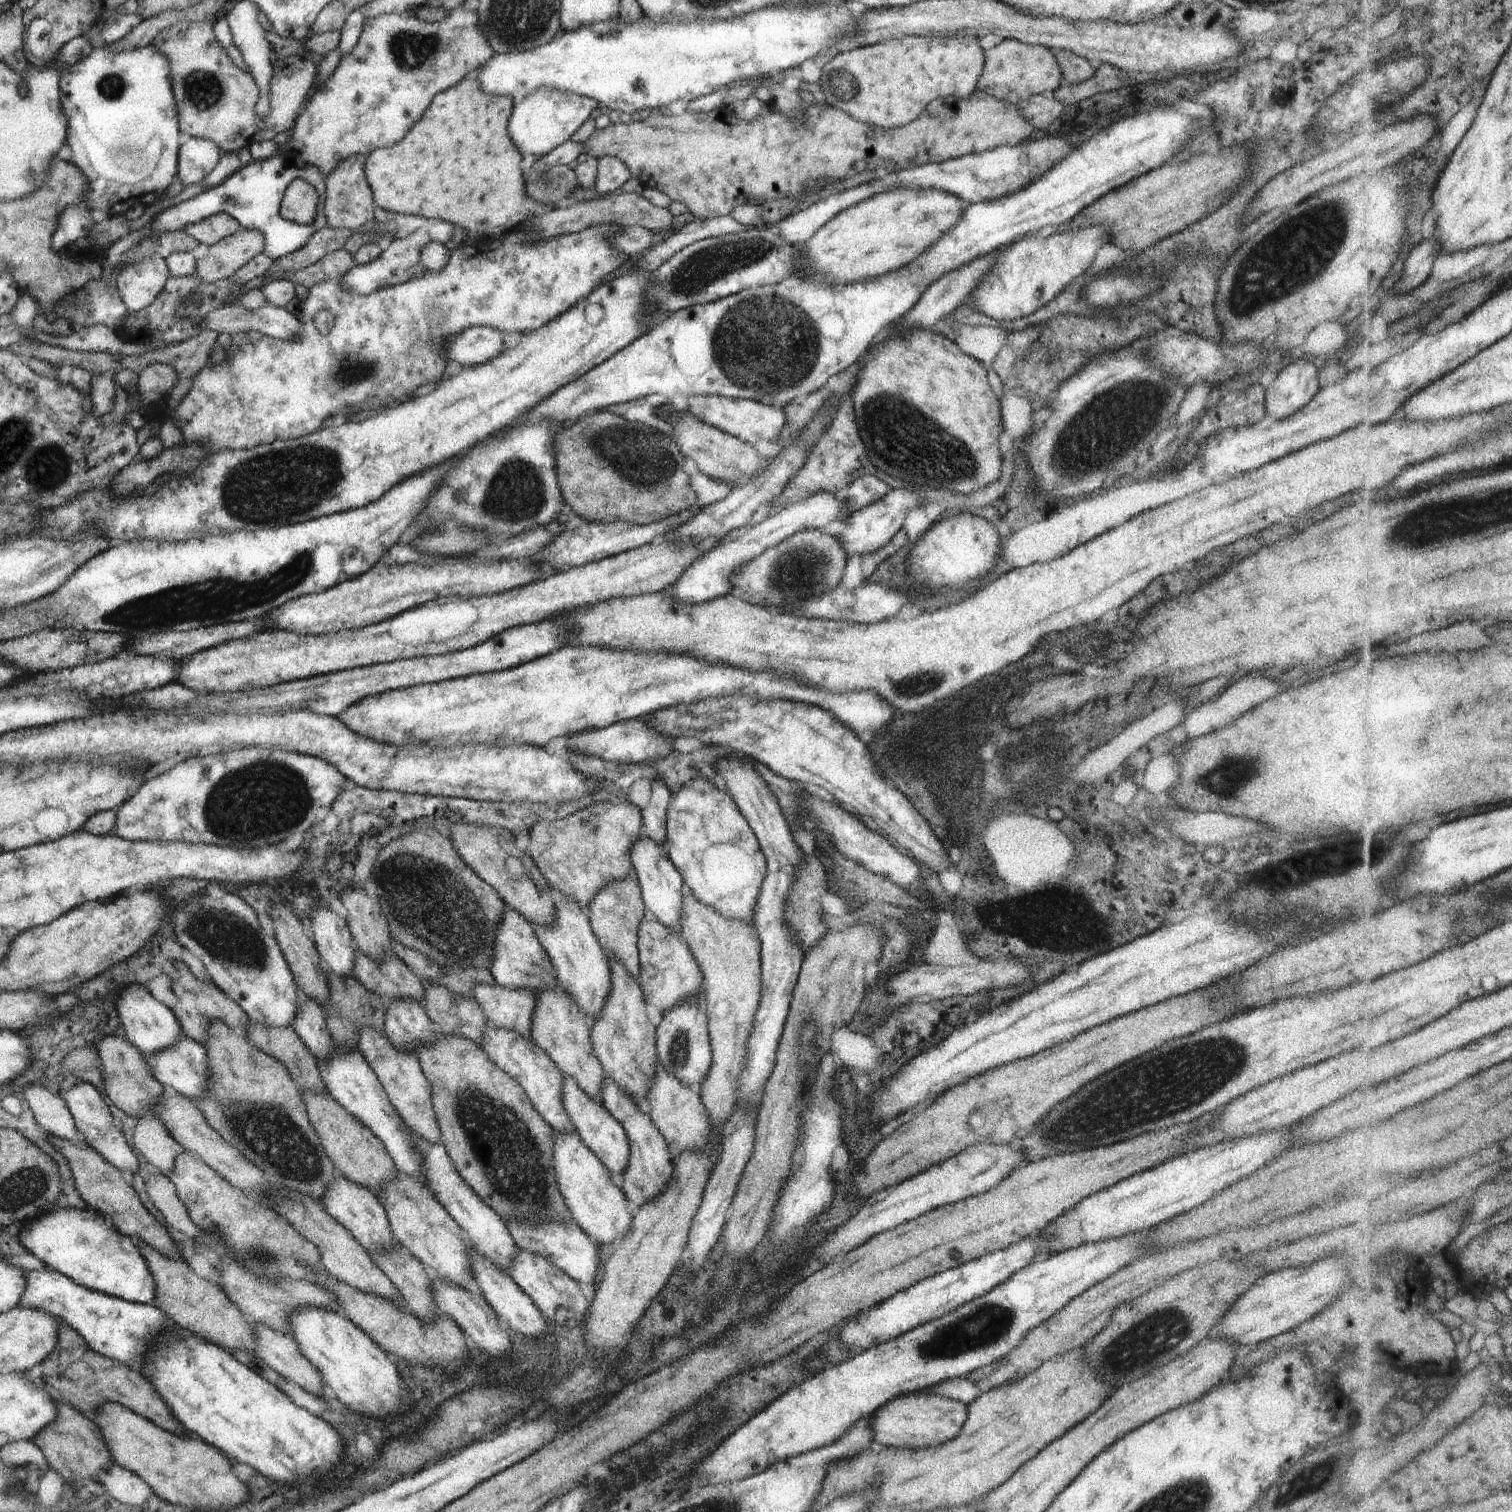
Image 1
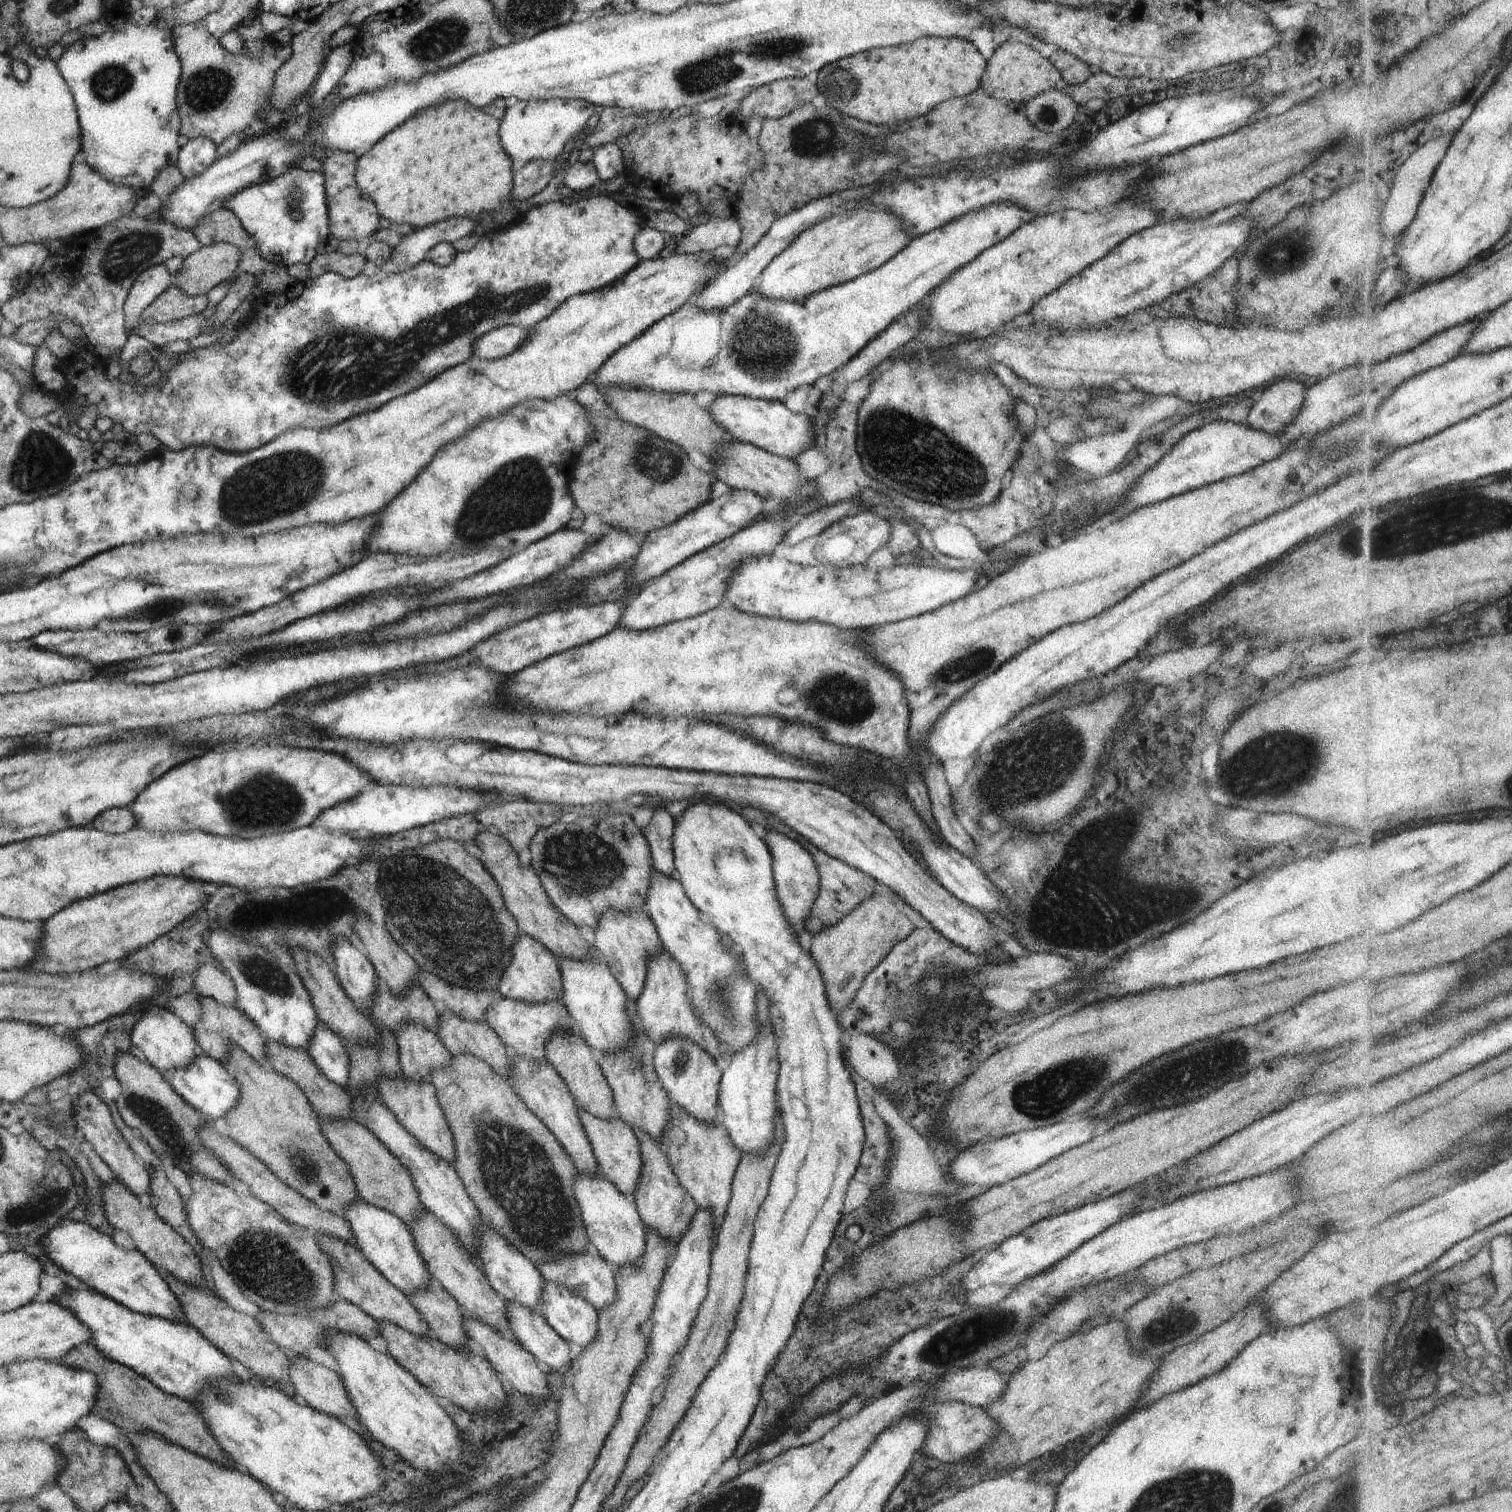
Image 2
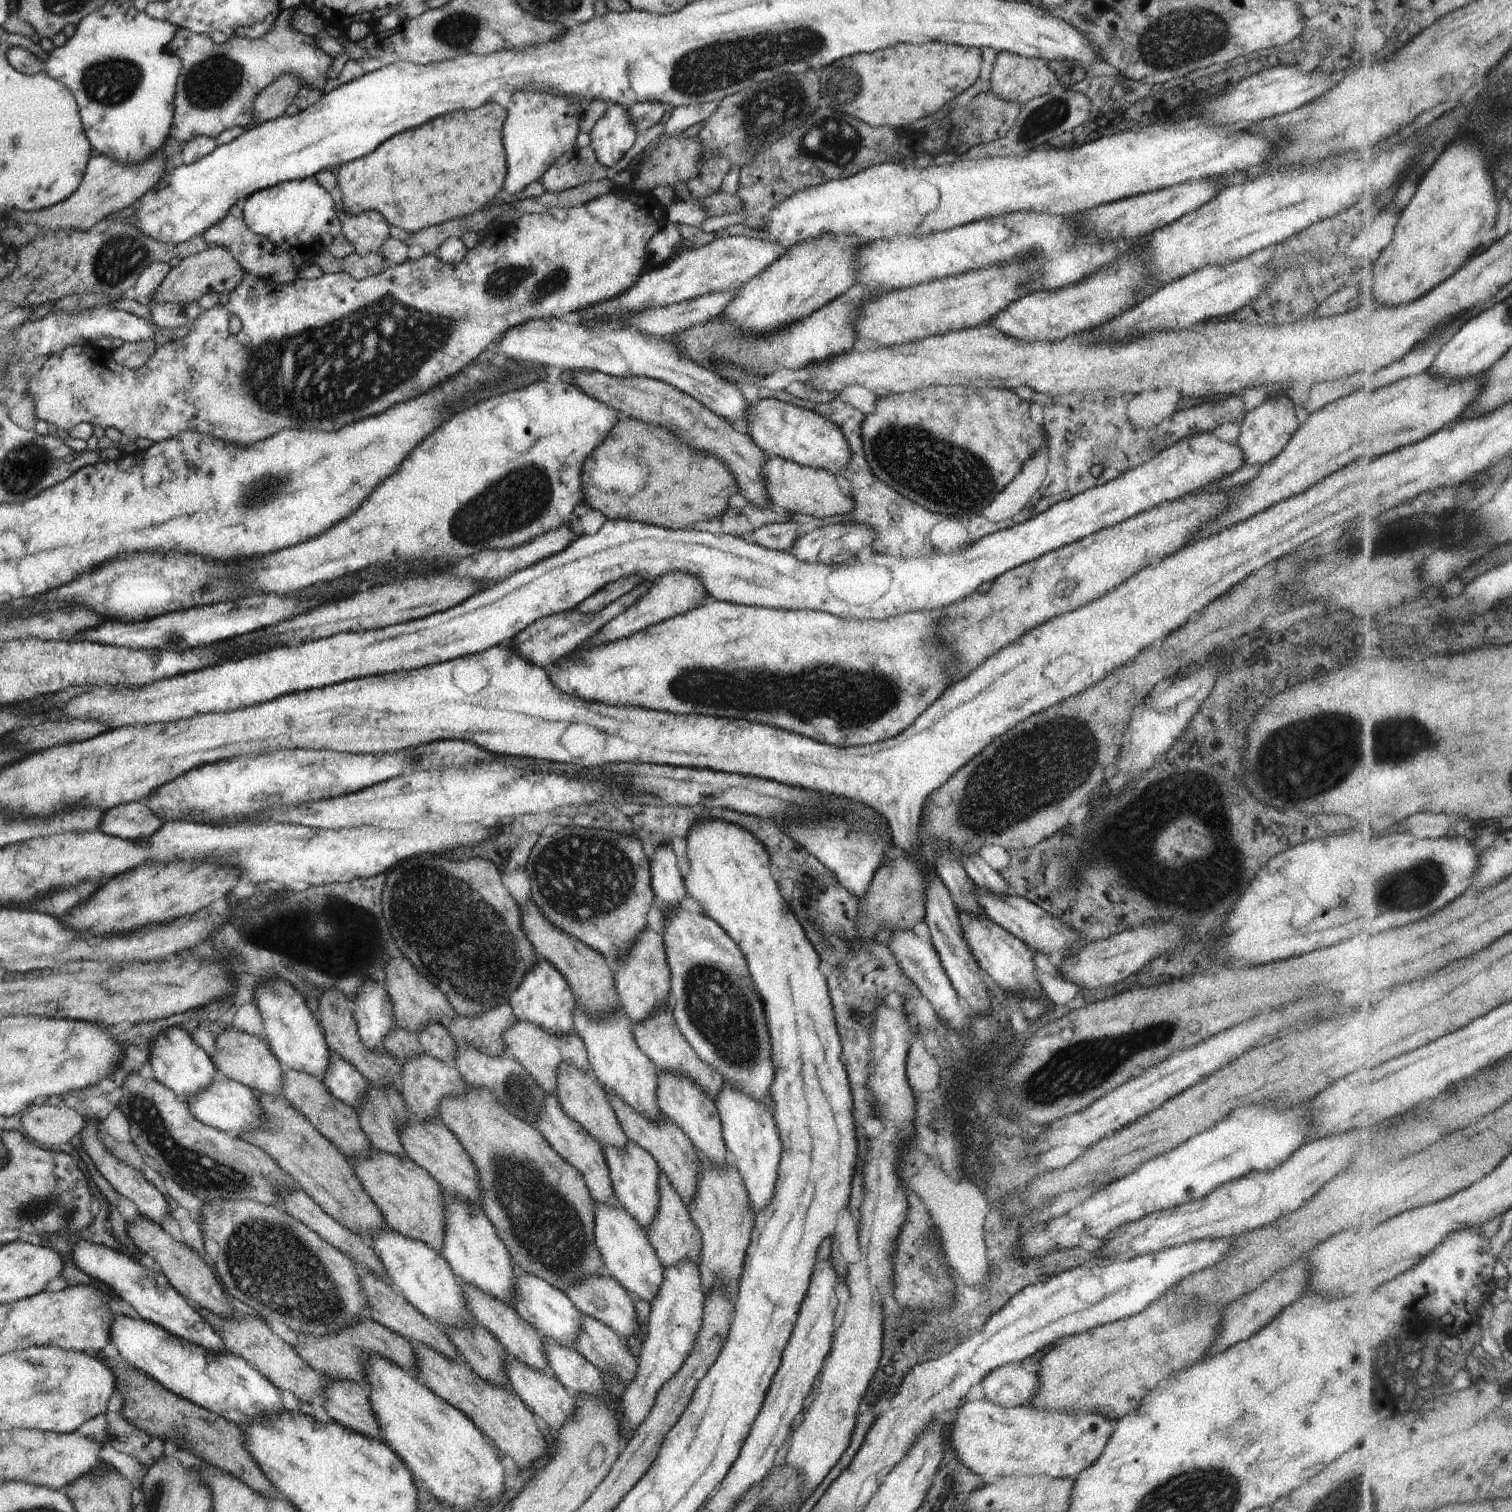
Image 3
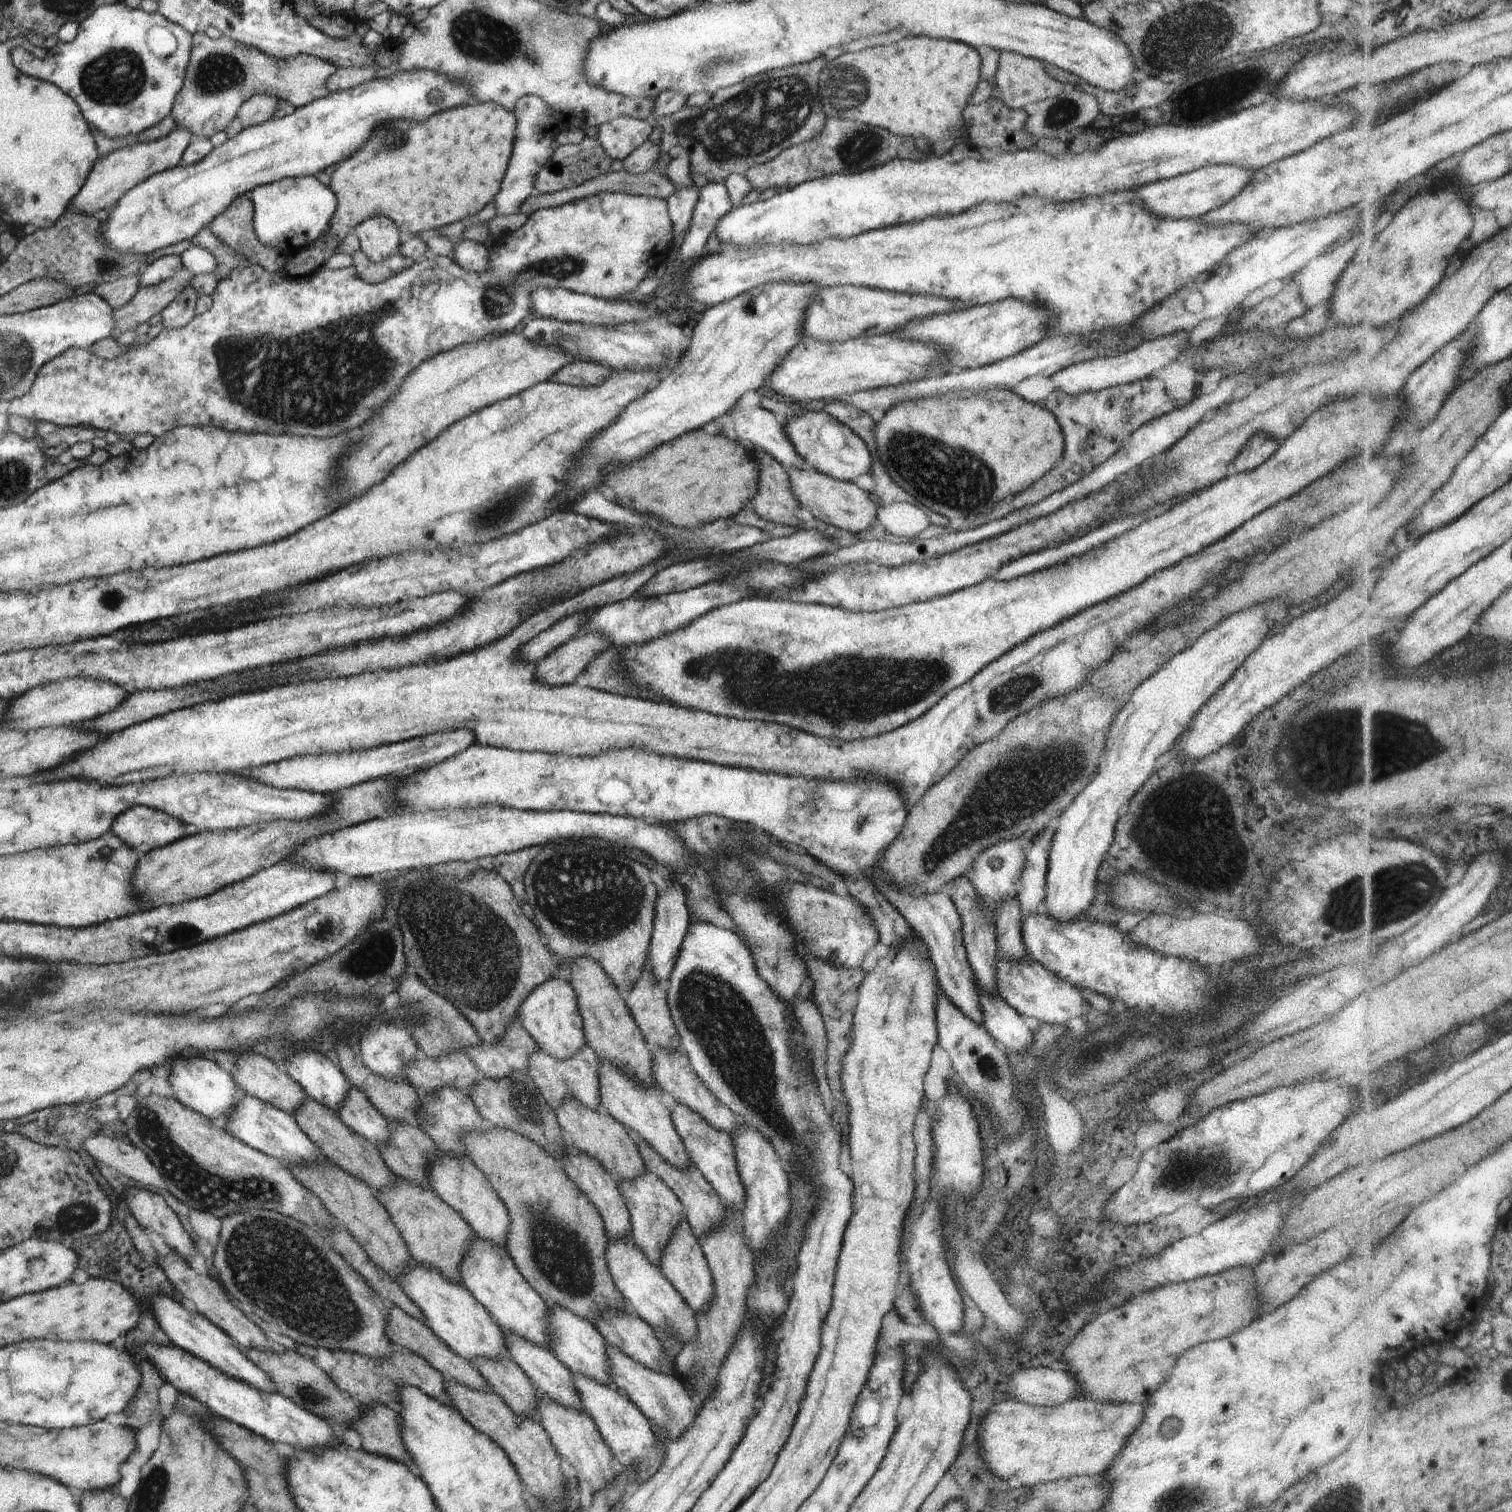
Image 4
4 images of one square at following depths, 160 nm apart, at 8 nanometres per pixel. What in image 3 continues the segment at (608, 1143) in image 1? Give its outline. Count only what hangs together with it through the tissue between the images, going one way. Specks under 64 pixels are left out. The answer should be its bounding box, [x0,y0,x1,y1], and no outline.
[603,1140,660,1234]

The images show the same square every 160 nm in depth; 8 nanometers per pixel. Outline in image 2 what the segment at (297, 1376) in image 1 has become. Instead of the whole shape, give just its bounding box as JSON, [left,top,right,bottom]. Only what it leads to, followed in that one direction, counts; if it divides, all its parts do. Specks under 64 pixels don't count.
[288,1355,358,1421]

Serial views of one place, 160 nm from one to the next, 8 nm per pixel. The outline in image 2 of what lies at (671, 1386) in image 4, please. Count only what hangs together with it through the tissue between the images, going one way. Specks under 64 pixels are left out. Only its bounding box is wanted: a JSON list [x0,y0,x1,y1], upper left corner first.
[540,1281,598,1350]

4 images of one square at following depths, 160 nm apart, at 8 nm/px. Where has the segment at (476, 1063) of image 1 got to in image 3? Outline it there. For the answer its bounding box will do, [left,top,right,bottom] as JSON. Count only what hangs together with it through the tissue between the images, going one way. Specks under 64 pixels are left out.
[438,1086,610,1293]

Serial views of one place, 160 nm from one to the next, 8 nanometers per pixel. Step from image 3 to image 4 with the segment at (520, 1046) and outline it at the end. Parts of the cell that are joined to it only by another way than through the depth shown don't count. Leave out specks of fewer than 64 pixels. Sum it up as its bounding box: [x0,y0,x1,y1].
[527,1045,609,1114]

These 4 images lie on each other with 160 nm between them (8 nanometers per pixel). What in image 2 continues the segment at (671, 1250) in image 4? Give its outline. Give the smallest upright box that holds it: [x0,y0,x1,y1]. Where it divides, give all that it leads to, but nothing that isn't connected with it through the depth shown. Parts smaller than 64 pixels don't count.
[631,1128,698,1247]

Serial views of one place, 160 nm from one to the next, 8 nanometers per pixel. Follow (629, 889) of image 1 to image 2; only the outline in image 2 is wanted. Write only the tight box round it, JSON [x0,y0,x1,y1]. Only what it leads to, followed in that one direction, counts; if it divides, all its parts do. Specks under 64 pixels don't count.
[594,909,665,1002]

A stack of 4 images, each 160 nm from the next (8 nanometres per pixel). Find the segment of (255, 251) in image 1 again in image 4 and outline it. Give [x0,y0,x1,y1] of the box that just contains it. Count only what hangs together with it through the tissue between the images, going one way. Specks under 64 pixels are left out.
[113,267,195,338]

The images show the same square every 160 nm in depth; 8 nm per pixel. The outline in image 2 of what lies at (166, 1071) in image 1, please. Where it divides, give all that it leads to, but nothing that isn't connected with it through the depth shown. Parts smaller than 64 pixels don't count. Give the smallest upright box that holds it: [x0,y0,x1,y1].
[164,1055,240,1121]

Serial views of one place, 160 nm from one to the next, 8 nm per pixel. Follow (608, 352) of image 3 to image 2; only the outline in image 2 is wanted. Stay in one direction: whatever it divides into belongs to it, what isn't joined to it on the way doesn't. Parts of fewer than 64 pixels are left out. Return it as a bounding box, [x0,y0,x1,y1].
[471,325,528,360]

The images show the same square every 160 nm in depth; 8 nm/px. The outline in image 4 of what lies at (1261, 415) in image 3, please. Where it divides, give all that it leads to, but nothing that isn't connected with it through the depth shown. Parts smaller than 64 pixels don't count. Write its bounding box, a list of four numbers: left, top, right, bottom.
[1231,431,1279,473]

